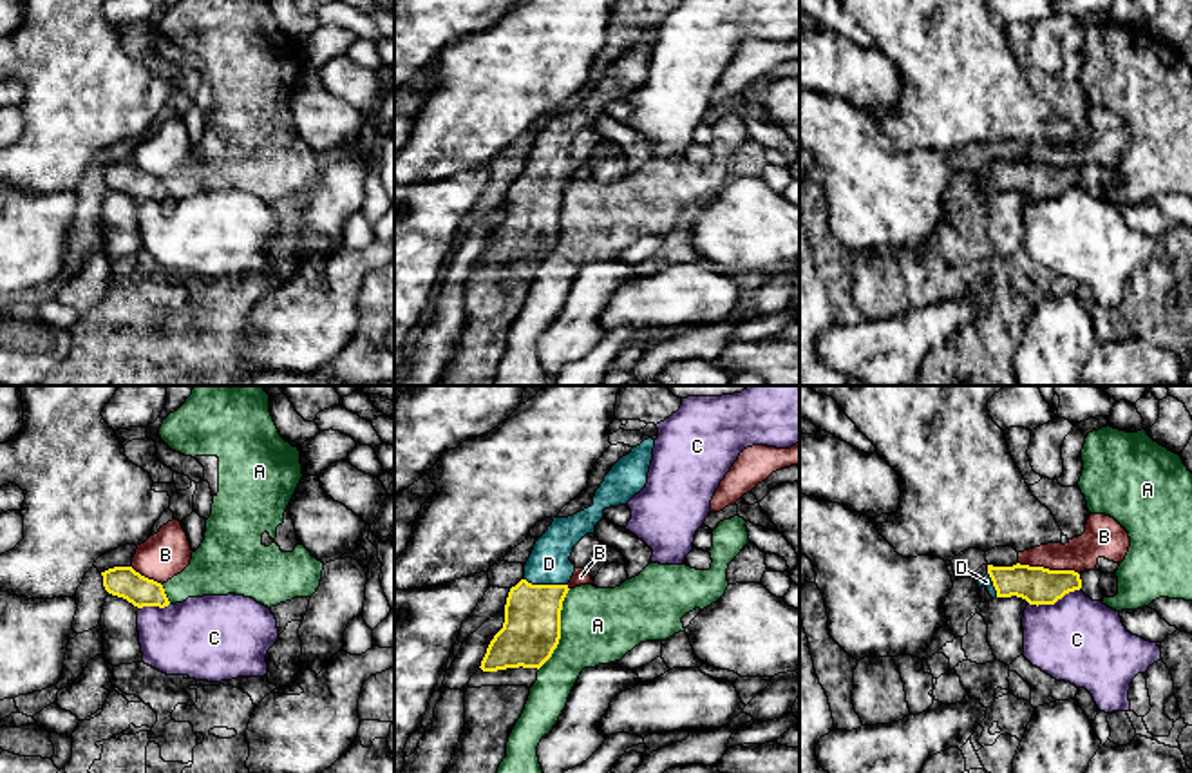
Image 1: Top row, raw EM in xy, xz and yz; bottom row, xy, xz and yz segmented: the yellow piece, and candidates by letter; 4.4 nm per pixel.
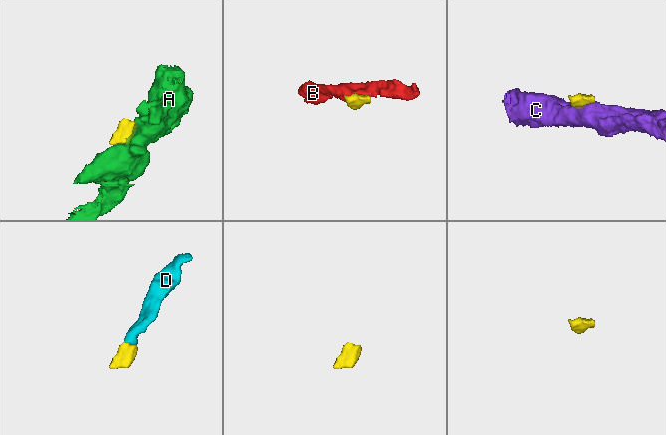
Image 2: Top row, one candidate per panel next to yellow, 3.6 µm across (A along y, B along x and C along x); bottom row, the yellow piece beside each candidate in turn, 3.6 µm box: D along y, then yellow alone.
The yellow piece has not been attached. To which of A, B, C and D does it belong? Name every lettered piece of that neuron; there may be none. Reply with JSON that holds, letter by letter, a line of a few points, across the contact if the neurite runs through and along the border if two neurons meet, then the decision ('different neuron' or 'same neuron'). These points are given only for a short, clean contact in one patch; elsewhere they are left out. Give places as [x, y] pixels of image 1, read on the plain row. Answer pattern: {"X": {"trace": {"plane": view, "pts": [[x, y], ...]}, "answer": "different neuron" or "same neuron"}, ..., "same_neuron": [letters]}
{"A": {"trace": {"plane": "xz", "pts": [[570, 183], [563, 196], [559, 238], [538, 263]]}, "answer": "different neuron"}, "B": {"trace": {"plane": "yz", "pts": [[1019, 156], [1030, 162], [1073, 163], [1078, 169]]}, "answer": "different neuron"}, "C": {"answer": "different neuron"}, "D": {"trace": {"plane": "xz", "pts": [[530, 227], [532, 201], [547, 180], [548, 158]]}, "answer": "same neuron"}, "same_neuron": ["D"]}

